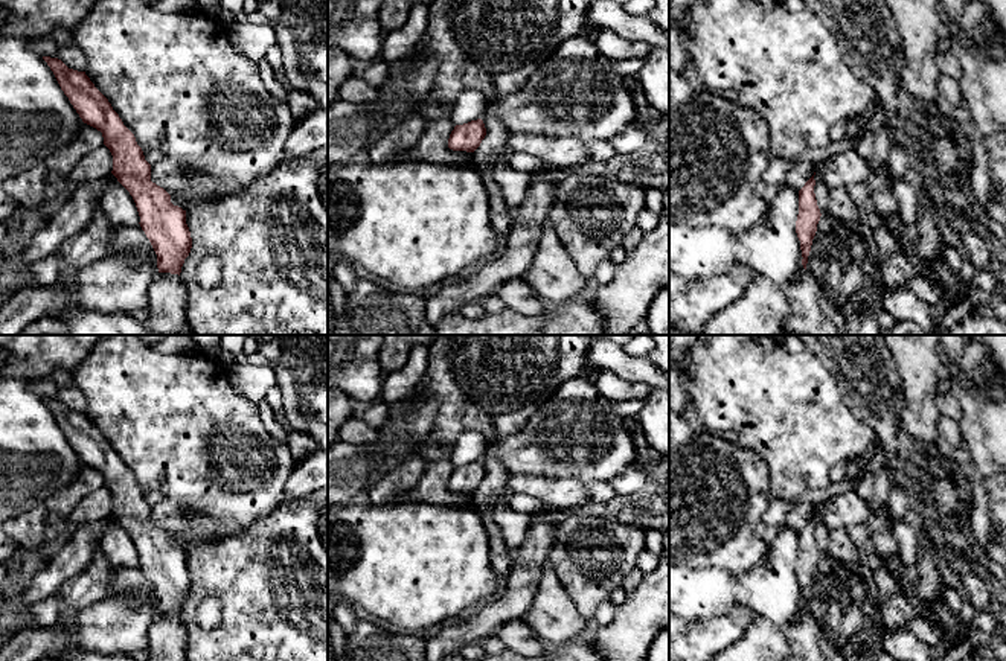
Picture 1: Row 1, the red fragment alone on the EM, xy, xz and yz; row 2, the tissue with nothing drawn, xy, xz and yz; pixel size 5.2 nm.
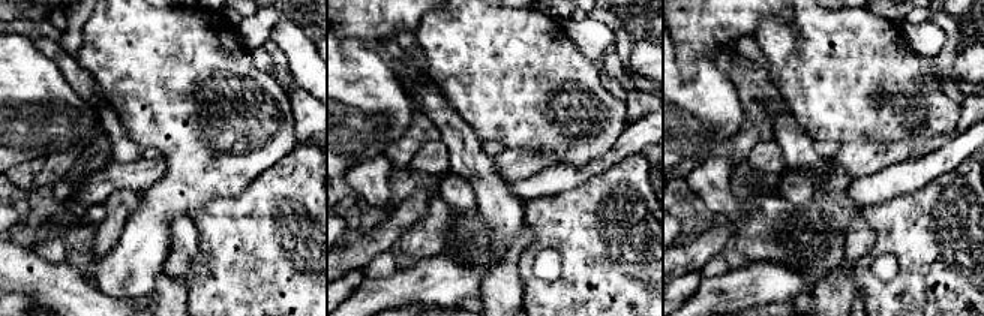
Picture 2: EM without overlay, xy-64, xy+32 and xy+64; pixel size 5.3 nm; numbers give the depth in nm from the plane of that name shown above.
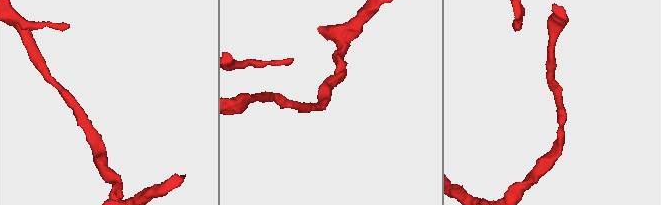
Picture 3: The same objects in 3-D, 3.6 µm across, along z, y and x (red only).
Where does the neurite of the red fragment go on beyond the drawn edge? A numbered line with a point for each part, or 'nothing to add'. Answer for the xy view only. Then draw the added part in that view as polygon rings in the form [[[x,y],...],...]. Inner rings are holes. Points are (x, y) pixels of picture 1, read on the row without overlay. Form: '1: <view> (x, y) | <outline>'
nothing to add

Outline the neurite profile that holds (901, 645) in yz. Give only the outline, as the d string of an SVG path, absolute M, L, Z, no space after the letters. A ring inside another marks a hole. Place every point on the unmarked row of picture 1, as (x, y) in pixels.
M907 629L887 631L883 650L895 661L933 661L931 647Z

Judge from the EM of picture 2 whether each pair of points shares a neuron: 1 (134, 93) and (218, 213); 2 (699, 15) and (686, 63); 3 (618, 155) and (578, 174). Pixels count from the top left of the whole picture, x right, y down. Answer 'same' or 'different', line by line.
1: different
2: same
3: same

